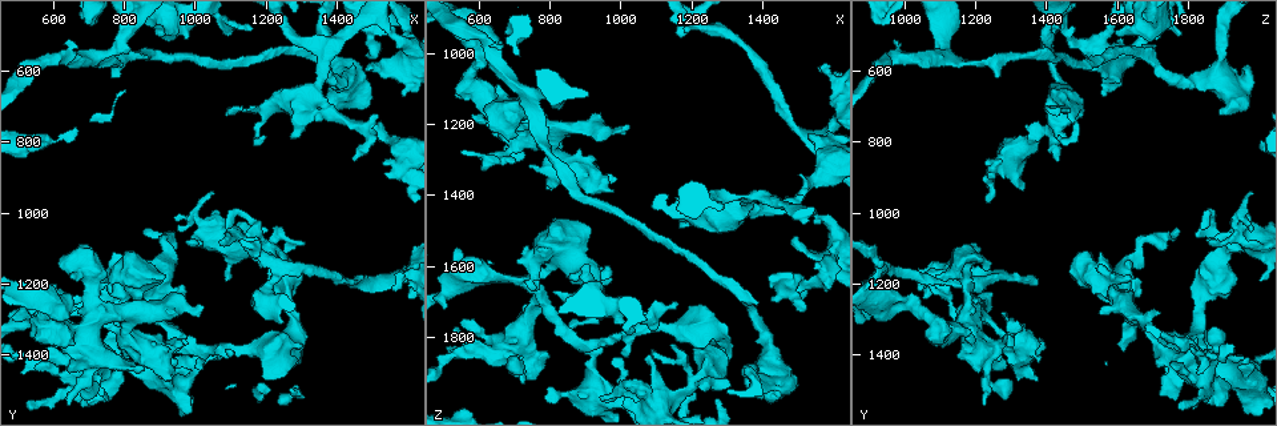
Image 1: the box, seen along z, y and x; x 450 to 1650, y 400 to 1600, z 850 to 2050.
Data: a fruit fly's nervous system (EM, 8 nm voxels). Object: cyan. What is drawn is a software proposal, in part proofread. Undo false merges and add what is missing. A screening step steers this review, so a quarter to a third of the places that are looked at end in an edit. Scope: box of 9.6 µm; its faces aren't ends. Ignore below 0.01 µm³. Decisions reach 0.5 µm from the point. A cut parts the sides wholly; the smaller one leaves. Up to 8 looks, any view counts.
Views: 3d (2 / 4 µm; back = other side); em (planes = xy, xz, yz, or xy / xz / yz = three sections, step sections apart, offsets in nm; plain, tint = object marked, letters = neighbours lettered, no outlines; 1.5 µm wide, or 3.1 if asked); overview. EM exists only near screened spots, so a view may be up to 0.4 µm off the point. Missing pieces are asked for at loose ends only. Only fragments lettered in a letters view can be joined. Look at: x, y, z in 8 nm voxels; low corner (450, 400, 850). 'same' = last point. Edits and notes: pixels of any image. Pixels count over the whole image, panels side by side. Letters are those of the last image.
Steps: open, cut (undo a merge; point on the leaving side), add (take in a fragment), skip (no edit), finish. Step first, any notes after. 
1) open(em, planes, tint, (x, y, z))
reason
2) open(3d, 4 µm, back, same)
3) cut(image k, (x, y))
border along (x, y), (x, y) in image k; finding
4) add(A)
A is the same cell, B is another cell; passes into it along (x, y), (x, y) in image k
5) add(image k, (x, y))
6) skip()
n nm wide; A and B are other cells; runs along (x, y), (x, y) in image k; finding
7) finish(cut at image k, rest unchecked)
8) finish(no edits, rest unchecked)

open(3d, 4 µm, (820, 1210, 1580))
four or more arms meet

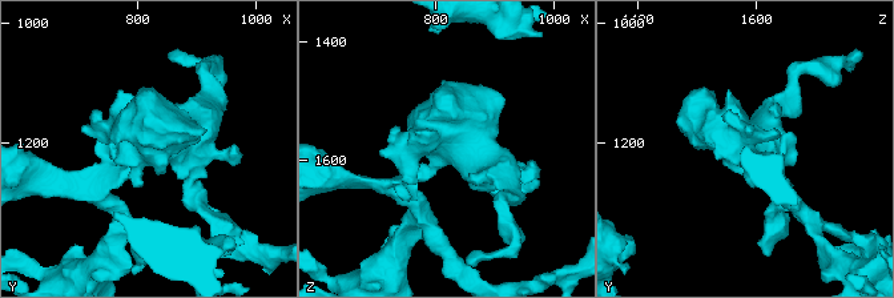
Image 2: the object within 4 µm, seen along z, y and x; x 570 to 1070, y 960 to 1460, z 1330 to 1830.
open(em, xy, step 8, tint, (820, 1215, 1580))
need the tissue

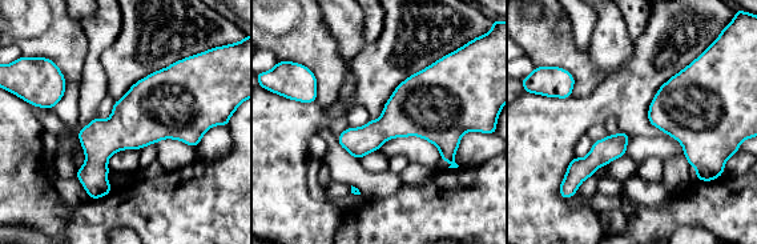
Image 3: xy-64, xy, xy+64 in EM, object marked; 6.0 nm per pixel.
open(em, planes, letters, same)
another direction

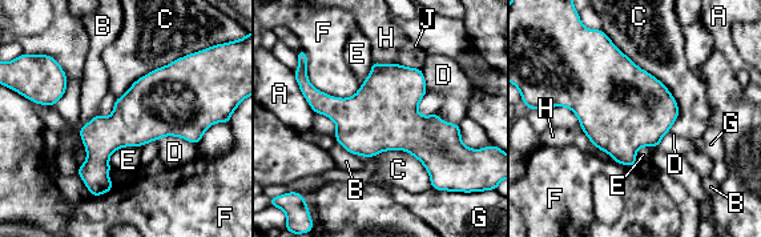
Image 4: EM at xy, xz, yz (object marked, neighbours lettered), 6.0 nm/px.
skip()
A, B, C, D, E, F, G, H and J are other cells; one neuron here

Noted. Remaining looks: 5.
open(em, xz, step 4, plain, (860, 1050, 1770))
an open end

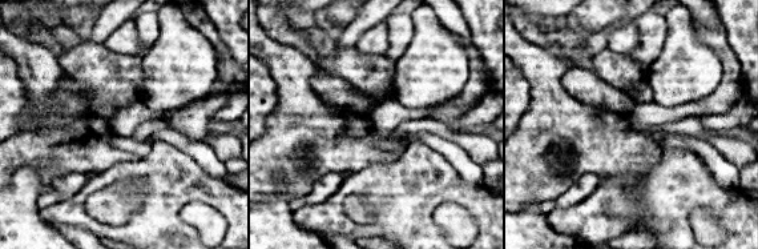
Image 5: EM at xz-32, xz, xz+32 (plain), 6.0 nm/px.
open(em, xz, step 4, letters, same)

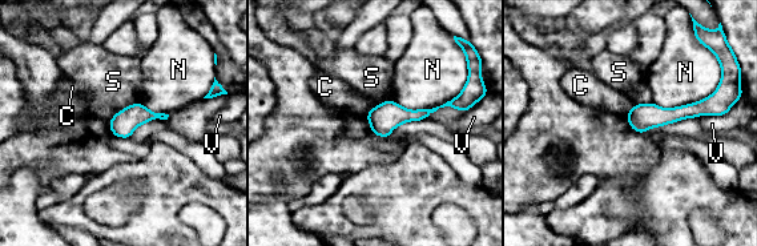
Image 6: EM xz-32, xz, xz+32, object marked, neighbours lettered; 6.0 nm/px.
skip()
C, N, S and V are other cells; none of them fits

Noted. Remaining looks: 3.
open(em, planes, letters, (590, 1260, 1030))
a narrow waist

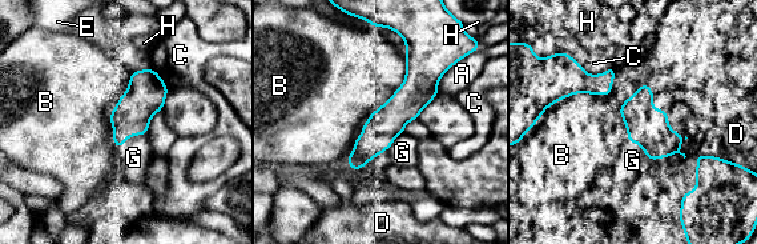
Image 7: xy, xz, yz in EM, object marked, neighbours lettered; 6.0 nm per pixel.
skip()
220 nm wide; A, B, C, D, E, G and H are other cells; border along (405, 52), (403, 83), (361, 127) in image 7; one neuron here

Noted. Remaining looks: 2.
finish(no edits, rest unchecked)

